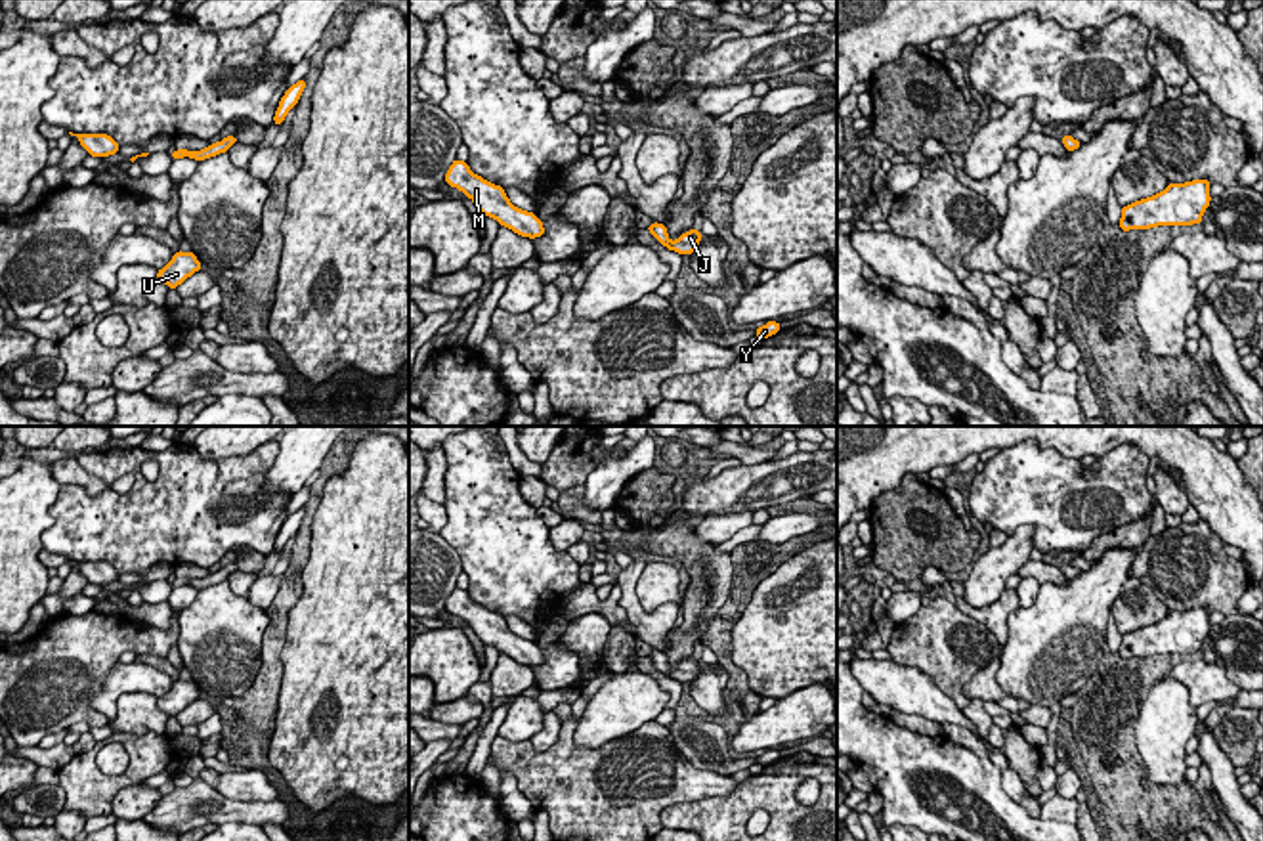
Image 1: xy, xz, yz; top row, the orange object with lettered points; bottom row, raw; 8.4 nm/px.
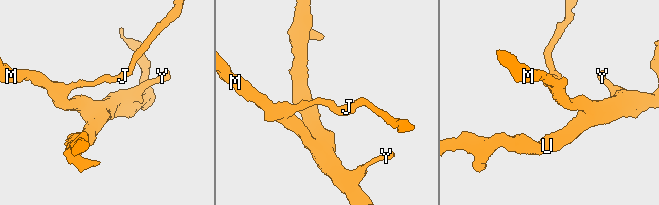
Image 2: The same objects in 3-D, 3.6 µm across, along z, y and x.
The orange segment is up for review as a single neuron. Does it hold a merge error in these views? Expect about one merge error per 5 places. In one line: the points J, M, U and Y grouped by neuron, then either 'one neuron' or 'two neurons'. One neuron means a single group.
J M U Y; one neuron

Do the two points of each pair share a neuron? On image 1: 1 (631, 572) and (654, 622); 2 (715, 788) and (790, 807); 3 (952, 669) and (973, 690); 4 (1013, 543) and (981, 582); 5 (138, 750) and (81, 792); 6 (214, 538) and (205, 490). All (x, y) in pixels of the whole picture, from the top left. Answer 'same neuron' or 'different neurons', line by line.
1: same neuron
2: different neurons
3: different neurons
4: same neuron
5: same neuron
6: same neuron

